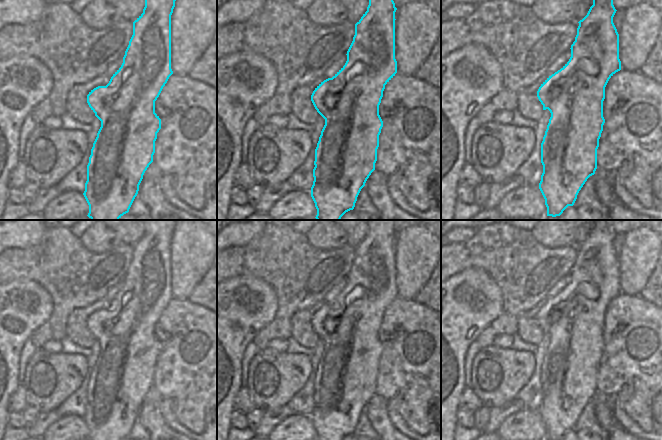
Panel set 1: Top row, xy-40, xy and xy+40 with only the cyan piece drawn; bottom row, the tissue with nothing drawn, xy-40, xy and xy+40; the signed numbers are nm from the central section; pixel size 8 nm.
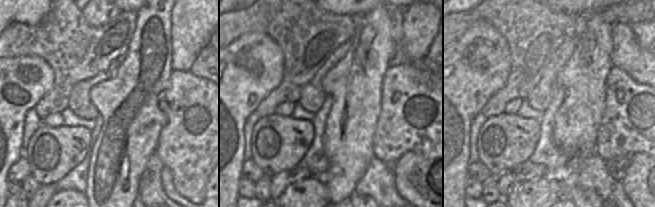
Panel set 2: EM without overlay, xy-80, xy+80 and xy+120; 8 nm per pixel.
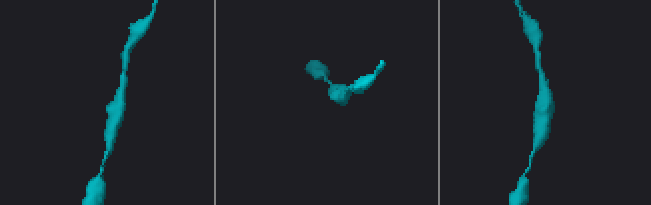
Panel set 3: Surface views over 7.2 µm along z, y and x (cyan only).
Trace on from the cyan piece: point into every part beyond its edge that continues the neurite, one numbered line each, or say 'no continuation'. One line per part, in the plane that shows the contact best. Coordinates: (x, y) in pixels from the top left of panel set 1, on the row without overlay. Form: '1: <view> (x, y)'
no continuation.

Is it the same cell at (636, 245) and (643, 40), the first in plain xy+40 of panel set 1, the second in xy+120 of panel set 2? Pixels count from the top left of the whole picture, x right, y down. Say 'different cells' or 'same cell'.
same cell

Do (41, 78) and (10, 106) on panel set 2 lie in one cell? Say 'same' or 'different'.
same

